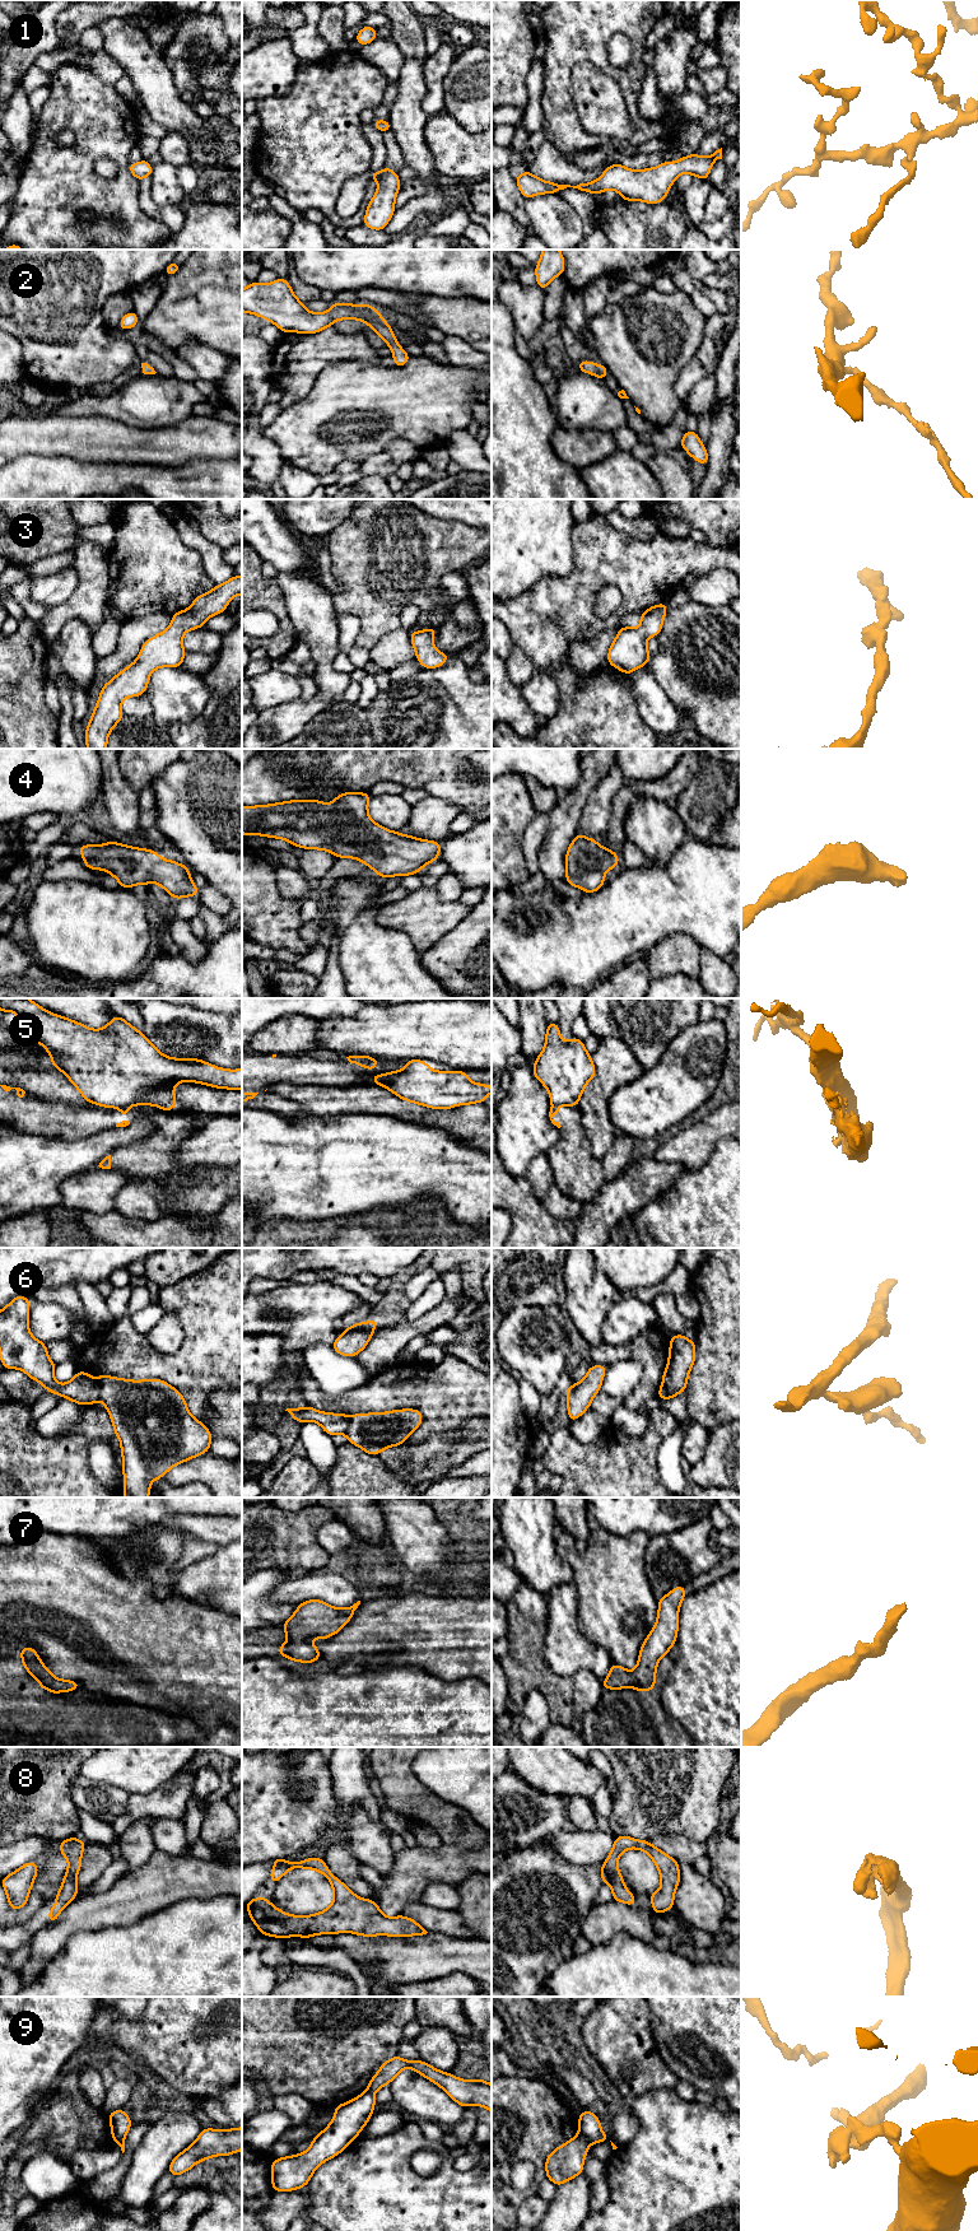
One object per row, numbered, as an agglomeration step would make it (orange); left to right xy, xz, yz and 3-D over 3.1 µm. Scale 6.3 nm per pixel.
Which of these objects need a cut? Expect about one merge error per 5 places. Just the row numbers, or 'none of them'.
5, 6, 9

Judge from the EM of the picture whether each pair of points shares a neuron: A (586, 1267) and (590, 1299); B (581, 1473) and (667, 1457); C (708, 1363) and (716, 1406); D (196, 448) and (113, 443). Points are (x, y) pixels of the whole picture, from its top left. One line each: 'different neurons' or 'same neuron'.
A: same neuron
B: different neurons
C: same neuron
D: same neuron

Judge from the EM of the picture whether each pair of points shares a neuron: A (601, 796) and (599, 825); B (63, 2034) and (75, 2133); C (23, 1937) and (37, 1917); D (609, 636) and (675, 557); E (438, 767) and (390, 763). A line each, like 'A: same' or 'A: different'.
A: same
B: different
C: same
D: different
E: same

